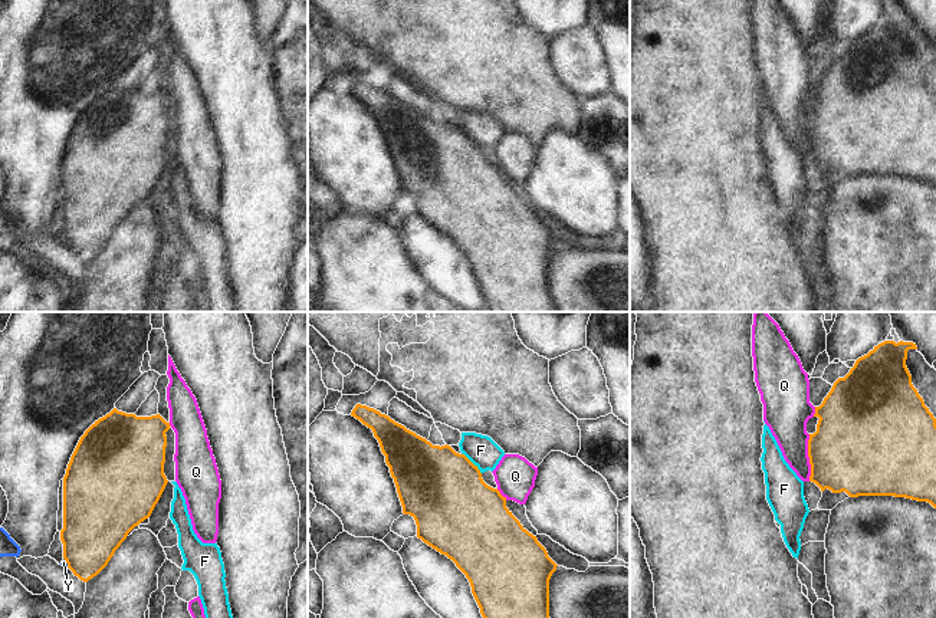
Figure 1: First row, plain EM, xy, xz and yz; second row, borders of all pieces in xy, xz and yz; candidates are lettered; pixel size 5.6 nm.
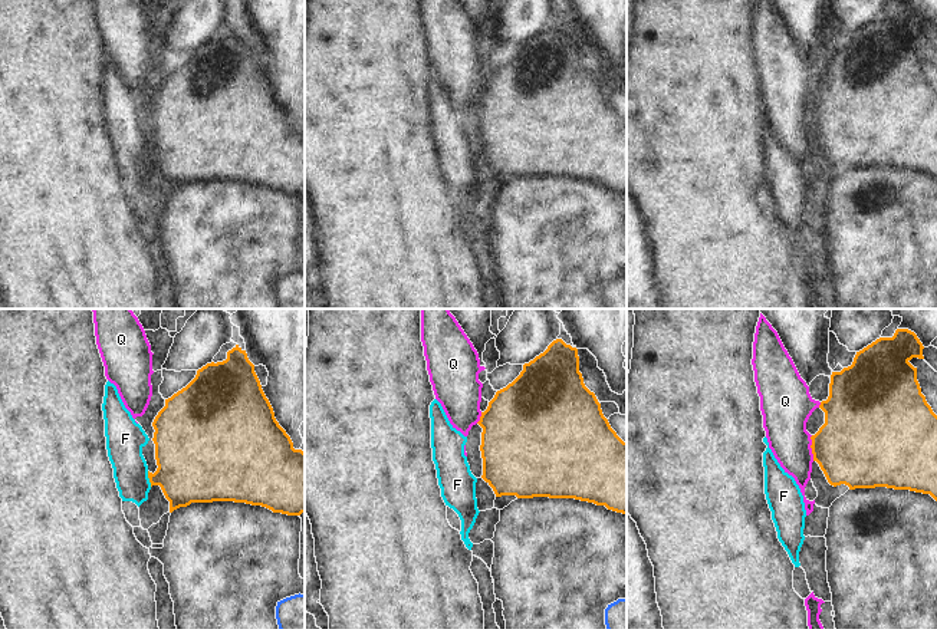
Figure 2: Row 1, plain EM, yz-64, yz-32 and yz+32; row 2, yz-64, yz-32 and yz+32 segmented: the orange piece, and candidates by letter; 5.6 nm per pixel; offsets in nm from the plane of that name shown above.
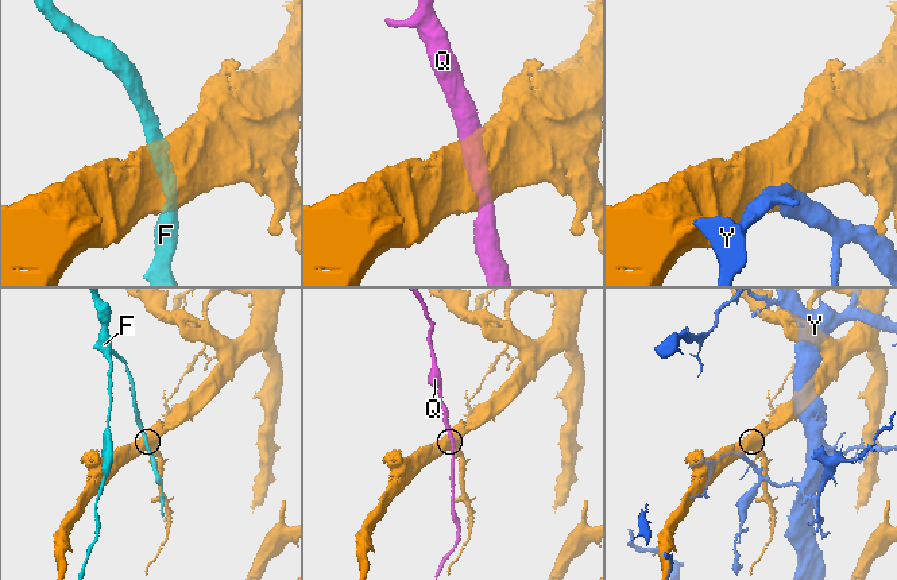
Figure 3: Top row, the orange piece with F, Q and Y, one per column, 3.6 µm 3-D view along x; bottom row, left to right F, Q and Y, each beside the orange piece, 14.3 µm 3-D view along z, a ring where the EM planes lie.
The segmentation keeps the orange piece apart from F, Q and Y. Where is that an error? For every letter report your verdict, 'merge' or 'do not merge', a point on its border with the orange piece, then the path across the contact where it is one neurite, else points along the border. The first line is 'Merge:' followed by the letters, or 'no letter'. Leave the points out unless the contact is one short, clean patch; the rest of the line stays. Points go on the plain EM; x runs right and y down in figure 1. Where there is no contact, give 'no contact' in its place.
Merge: no letter
F: do not merge; contact xz (472, 141); border xz (462, 131), (480, 151)
Q: do not merge; contact yz (808, 134); border yz (810, 112), (808, 158)
Y: do not merge; contact xy (66, 240)

